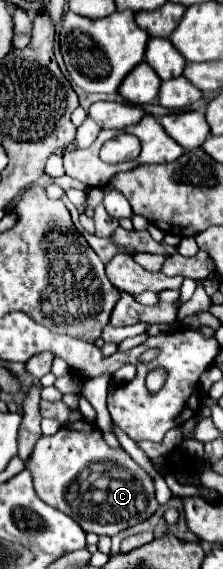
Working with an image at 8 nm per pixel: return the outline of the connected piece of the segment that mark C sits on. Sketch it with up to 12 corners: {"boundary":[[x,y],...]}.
{"boundary":[[85,420],[41,436],[37,496],[113,536],[159,508],[153,478]]}

